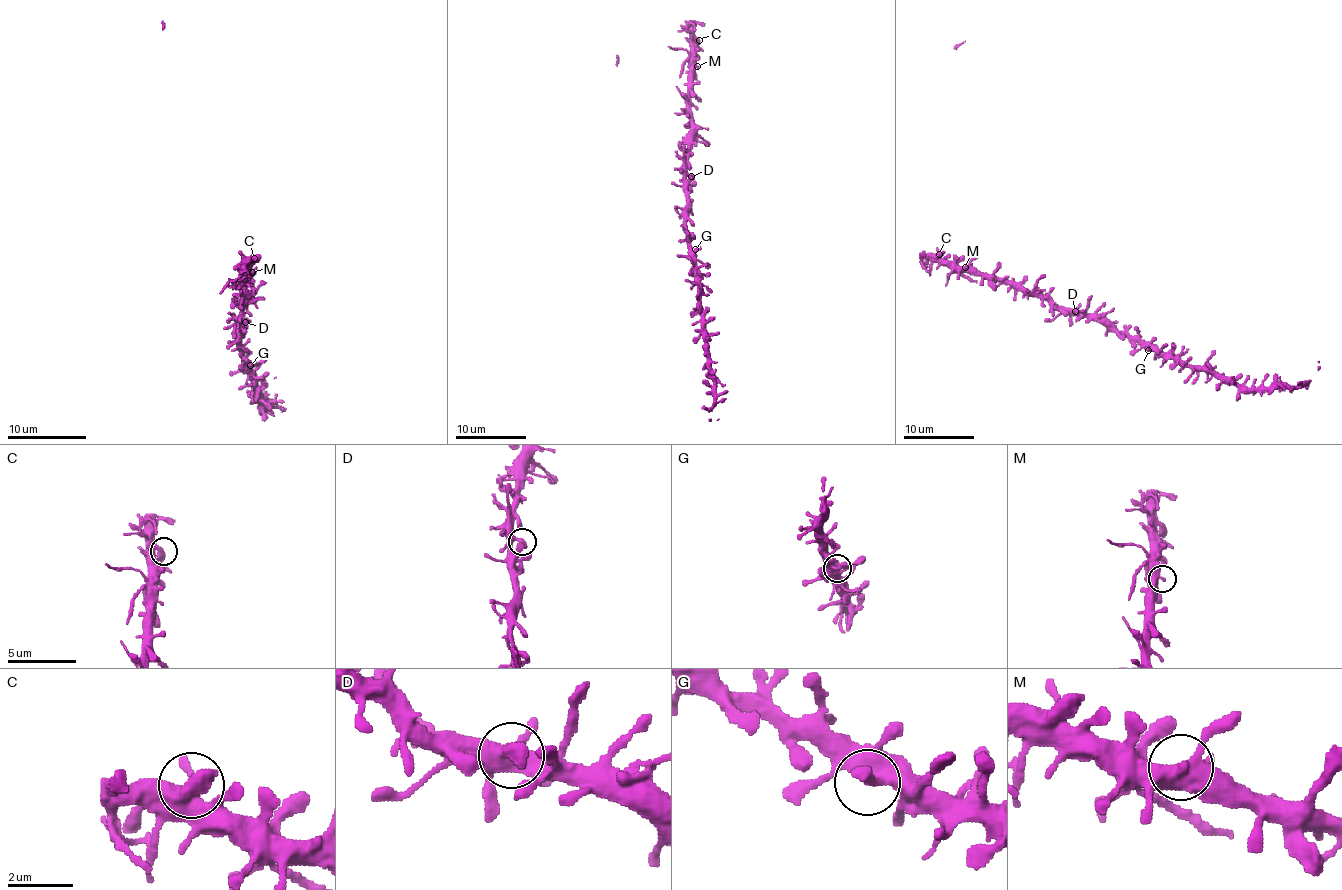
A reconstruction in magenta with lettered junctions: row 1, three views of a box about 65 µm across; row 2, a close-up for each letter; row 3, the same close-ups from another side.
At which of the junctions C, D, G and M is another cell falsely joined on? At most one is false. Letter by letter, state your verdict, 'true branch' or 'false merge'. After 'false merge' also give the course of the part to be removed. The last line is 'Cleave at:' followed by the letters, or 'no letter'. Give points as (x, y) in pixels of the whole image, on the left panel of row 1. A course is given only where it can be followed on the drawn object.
C: true branch
D: true branch
G: true branch
M: true branch
Cleave at: no letter

